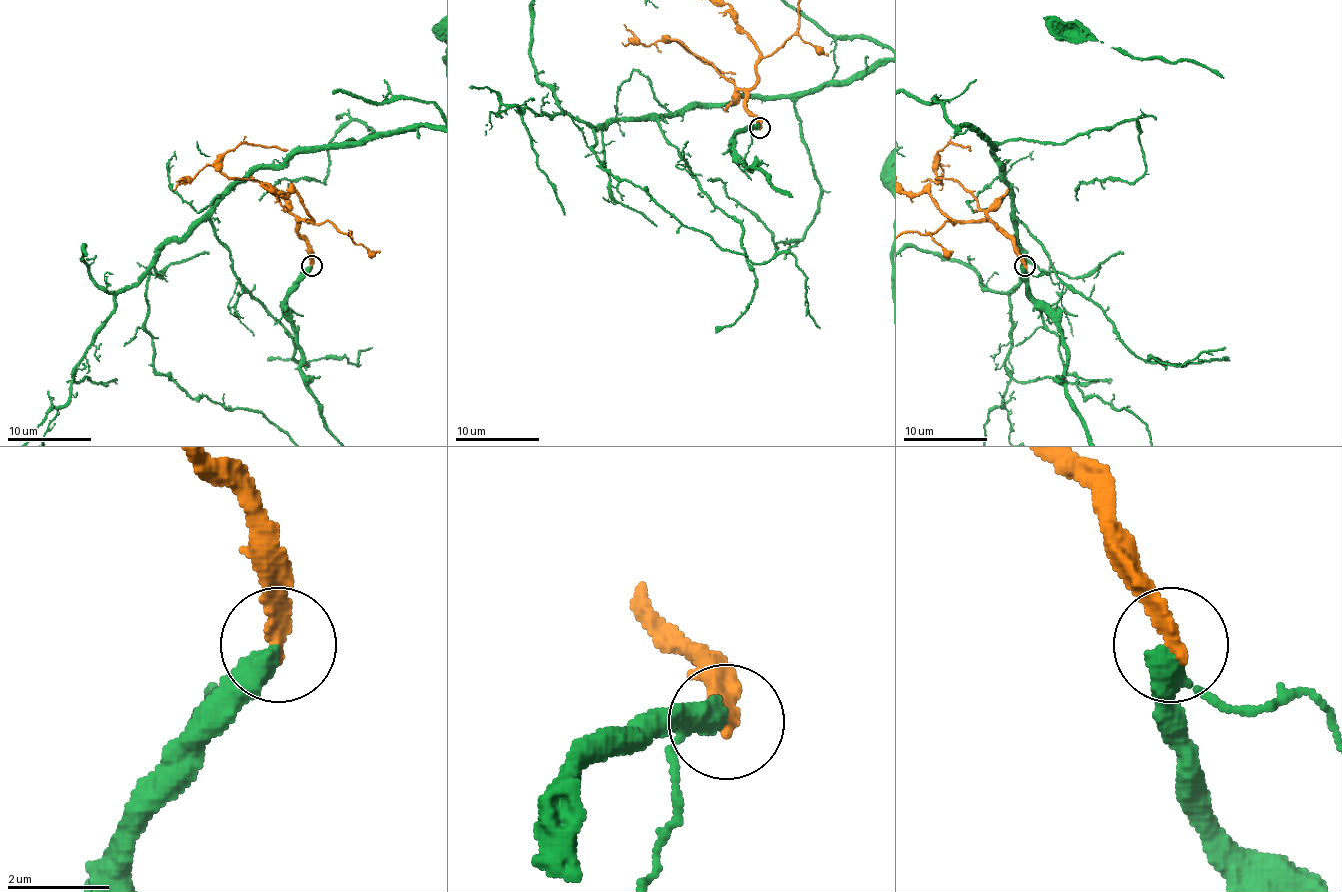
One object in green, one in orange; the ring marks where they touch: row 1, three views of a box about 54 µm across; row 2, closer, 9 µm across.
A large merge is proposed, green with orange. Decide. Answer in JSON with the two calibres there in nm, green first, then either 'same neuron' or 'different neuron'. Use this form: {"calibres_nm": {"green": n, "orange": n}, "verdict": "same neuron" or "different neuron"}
{"calibres_nm": {"green": 460, "orange": 320}, "verdict": "different neuron"}

